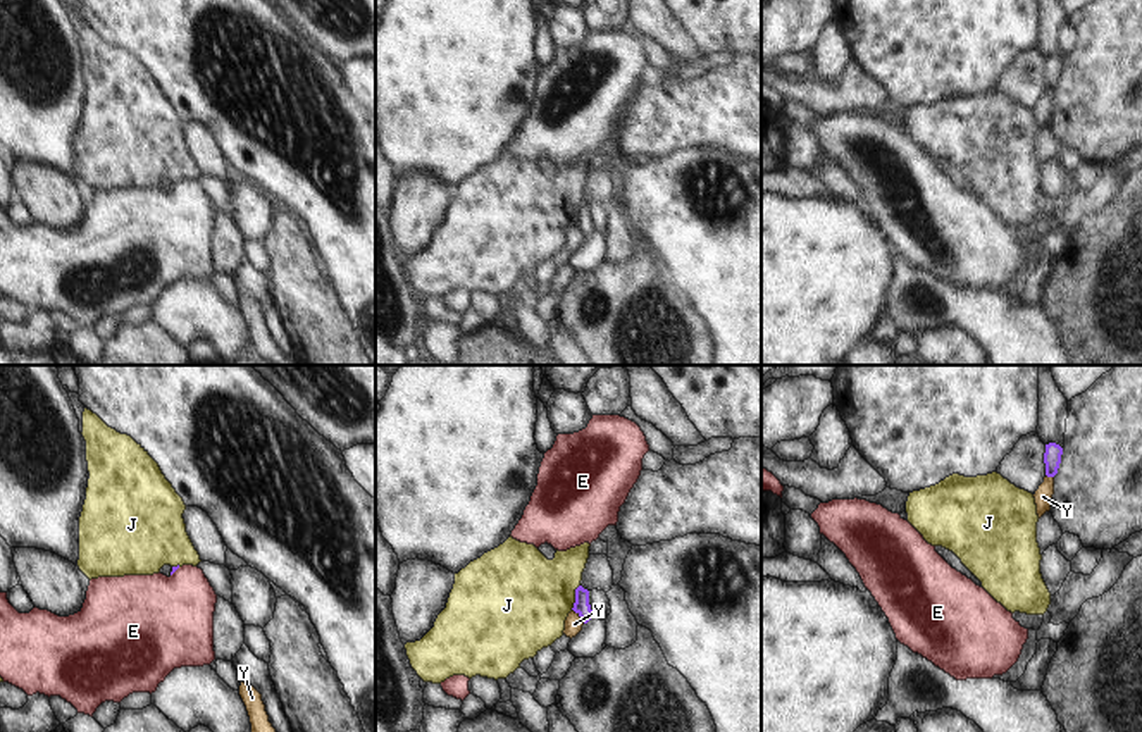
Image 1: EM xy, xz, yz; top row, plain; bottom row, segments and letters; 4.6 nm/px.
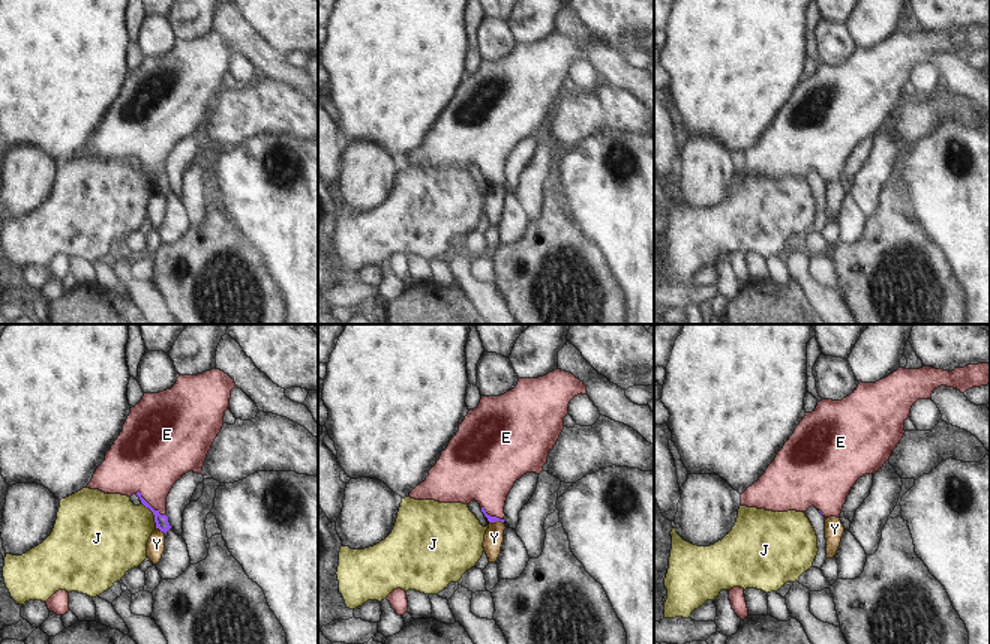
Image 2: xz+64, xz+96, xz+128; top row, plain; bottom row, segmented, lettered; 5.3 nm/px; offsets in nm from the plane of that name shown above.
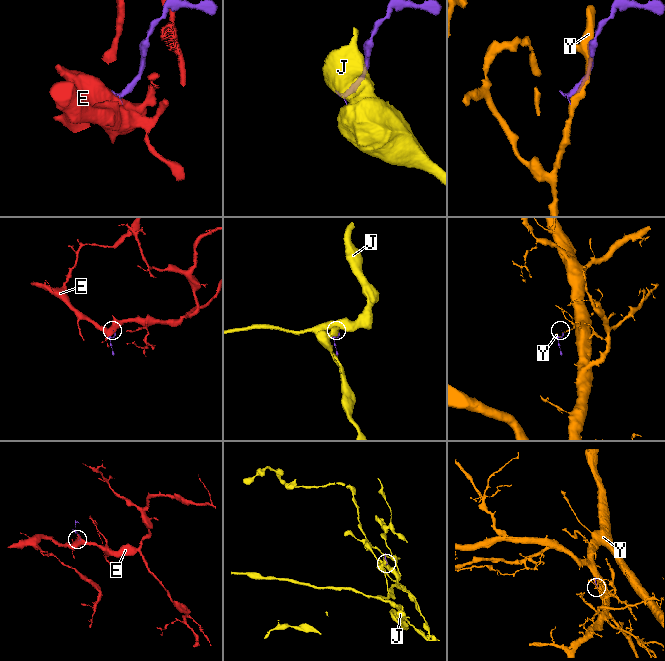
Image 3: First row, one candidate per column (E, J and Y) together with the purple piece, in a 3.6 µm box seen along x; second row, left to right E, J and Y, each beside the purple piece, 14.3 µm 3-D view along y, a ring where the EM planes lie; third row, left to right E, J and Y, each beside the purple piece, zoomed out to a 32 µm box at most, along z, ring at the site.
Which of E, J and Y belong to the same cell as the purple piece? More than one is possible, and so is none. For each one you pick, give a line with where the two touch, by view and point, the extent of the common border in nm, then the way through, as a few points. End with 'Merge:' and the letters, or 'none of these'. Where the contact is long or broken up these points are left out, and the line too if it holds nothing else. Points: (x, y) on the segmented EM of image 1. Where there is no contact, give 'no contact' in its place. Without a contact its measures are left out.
E: xy (174, 570) | 60 nm | across xy (174, 569), (174, 570), (174, 603), (161, 622)
Merge: E

